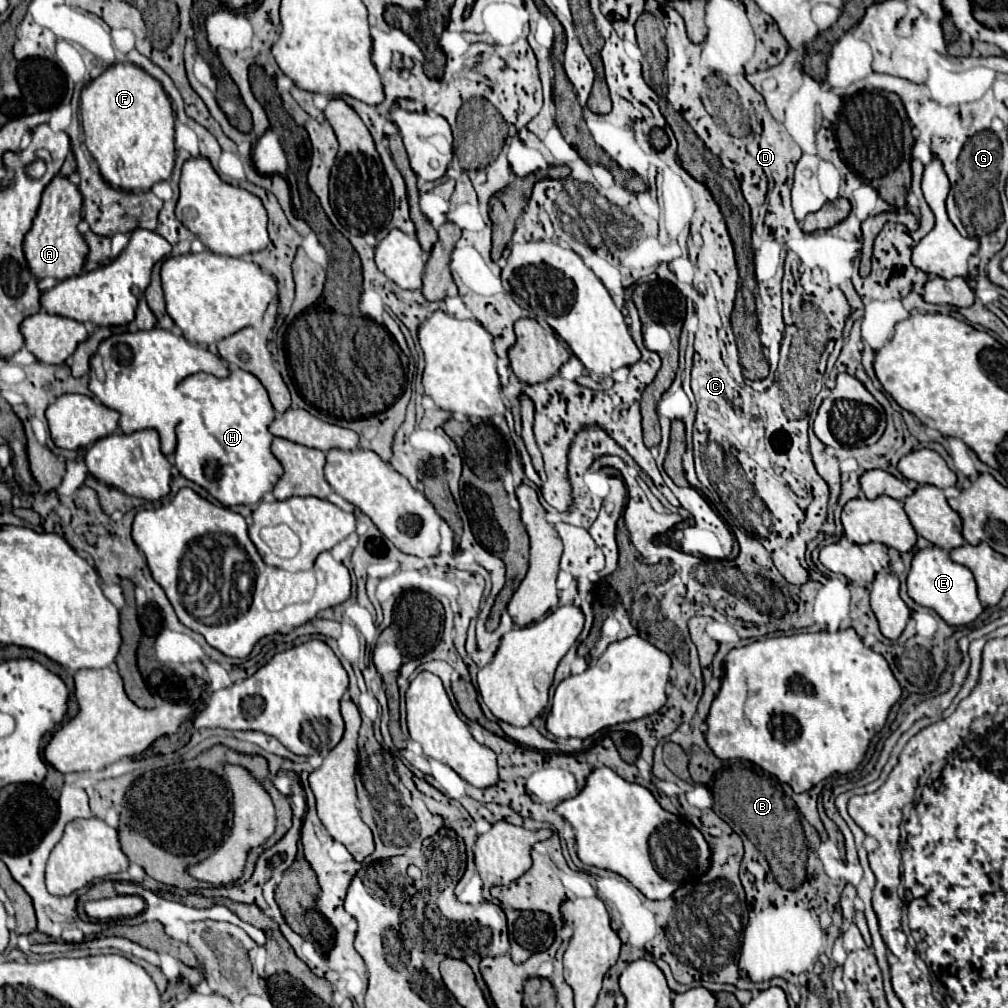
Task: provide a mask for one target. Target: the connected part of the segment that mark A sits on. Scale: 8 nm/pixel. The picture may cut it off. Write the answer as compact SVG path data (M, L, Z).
M55 176L43 190L39 212L33 220L31 230L25 236L25 256L31 272L37 278L71 278L83 272L89 246L79 232L79 222L83 220L83 196L79 188L67 176Z

